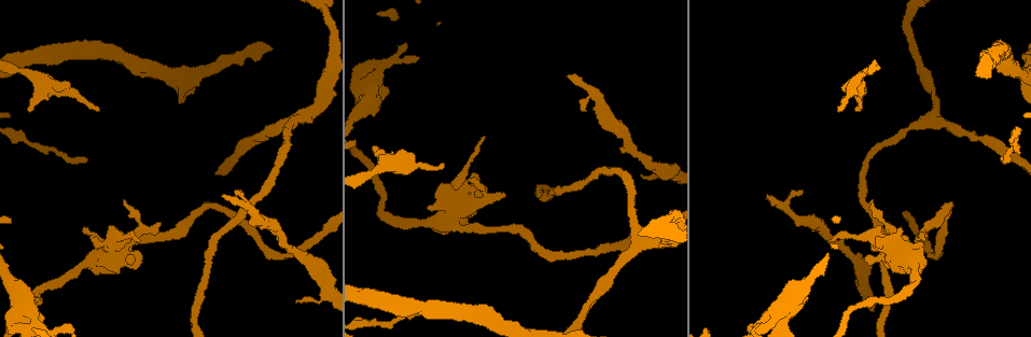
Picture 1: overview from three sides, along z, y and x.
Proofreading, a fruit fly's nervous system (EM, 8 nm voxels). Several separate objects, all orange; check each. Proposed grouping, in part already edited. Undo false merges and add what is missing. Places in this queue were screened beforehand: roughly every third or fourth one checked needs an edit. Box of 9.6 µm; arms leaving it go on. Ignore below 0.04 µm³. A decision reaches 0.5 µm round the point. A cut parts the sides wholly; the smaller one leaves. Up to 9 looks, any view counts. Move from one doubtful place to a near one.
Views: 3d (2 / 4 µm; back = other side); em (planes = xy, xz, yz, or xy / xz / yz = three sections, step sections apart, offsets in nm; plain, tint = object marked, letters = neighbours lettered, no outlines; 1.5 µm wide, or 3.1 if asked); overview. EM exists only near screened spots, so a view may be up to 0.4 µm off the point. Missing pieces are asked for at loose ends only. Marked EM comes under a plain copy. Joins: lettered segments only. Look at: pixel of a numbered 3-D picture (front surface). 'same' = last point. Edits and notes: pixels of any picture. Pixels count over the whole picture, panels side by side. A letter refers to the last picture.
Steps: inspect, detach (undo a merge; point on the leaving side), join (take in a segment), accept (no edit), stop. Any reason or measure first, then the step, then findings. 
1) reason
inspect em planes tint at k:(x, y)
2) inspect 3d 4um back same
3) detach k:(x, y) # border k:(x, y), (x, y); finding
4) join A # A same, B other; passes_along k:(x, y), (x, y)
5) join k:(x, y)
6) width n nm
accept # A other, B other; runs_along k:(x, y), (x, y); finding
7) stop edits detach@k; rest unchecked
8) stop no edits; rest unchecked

an open end
inspect em xz step 4 letters at 1:(374, 148)

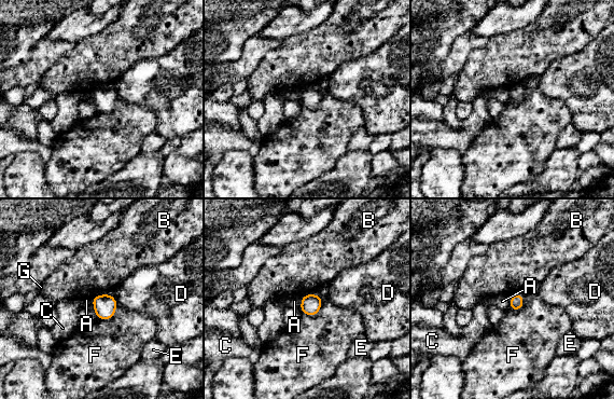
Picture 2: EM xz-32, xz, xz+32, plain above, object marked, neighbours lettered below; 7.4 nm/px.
accept # A other, B other, C other, D other, E other, F other, G other; border 2:(303, 296), (299, 308); none of them fits

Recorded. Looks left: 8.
thin end
inspect 3d 2um at 1:(444, 167)

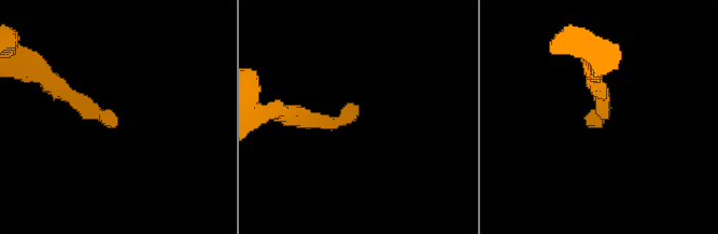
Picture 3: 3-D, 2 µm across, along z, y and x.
inspect em planes letters at 3:(117, 116)

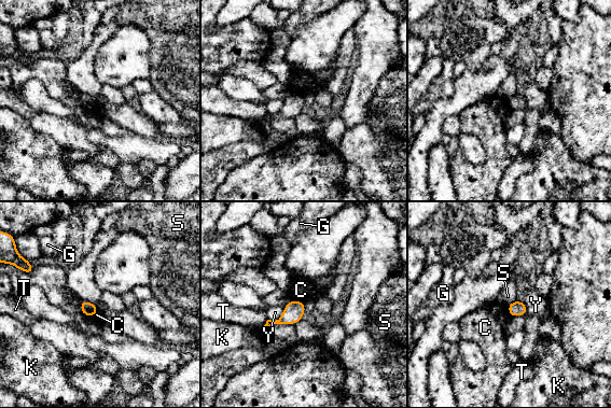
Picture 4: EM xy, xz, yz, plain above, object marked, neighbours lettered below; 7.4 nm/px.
width 100 nm; longest_contact Y 170 nm
accept # C other, G other, K other, S other, T other, Y other; none of them fits

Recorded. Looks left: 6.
branch stops here
inspect em yz step 4 tint at 1:(766, 196)

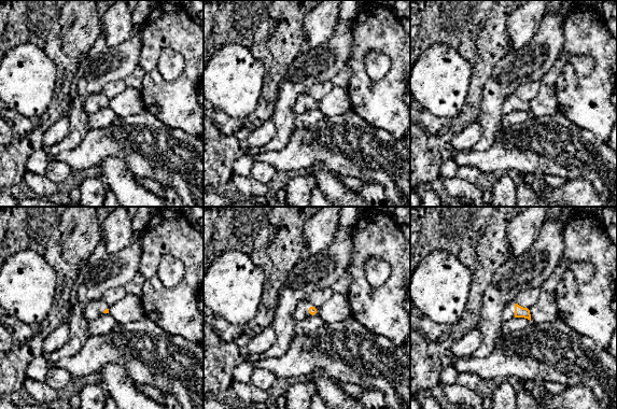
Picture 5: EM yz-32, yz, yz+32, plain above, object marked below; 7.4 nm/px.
inspect em planes letters same

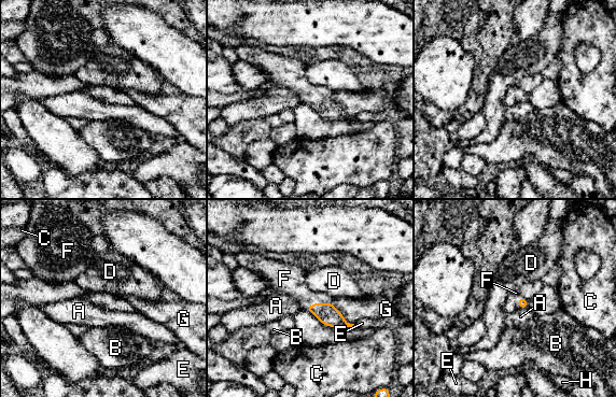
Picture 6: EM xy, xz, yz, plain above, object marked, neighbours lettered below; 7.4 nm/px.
longest_contact G 220 nm
join F # A other, B other, C other, D other, E other, F same, G other, H other; it goes on there

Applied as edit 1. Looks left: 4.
stop edits join@6; rest unchecked

